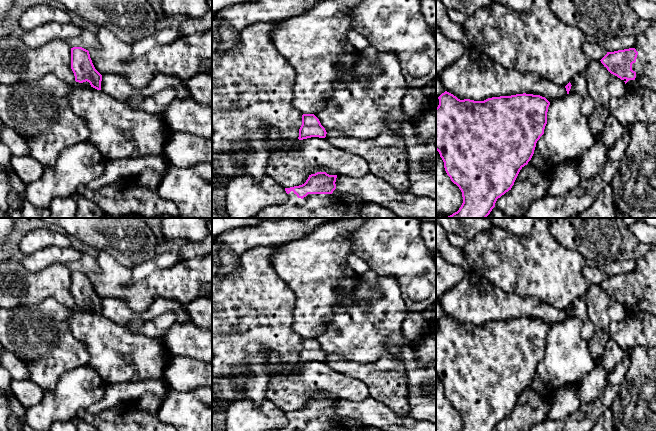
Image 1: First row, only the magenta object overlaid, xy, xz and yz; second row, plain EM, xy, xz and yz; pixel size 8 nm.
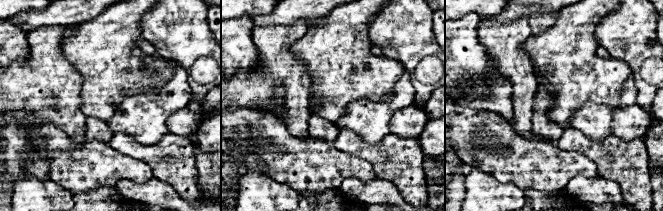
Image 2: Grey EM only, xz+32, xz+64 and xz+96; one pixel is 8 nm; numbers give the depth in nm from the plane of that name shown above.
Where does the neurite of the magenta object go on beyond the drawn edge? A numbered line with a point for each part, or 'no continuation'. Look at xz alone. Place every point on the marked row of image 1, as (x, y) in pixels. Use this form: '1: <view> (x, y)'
1: xz (338, 204)

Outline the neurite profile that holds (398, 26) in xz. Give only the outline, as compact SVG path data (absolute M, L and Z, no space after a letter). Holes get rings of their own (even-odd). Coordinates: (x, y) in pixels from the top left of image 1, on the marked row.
M362 0L351 12L352 29L363 35L370 46L380 52L394 53L402 67L408 87L424 88L436 78L436 37L426 24L421 11L421 0ZM416 53L424 53L435 67L423 77L411 76L406 68L409 59Z

